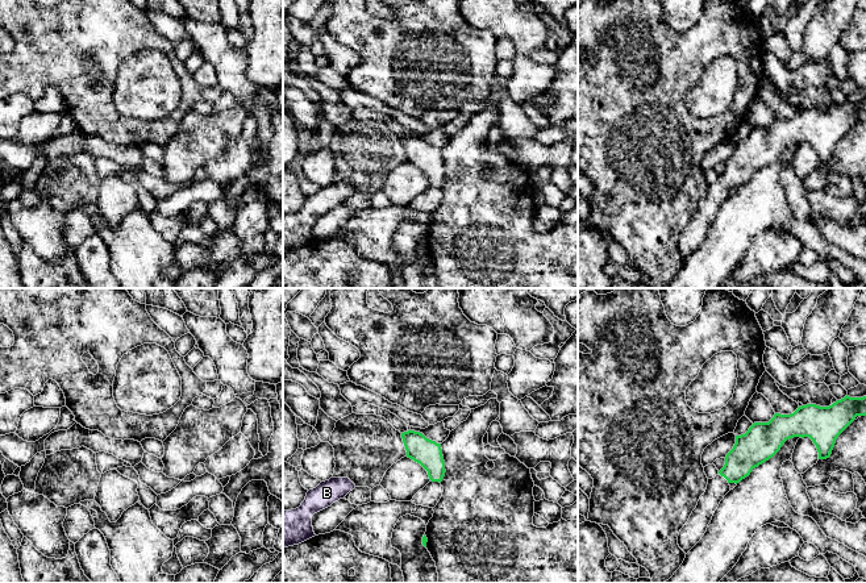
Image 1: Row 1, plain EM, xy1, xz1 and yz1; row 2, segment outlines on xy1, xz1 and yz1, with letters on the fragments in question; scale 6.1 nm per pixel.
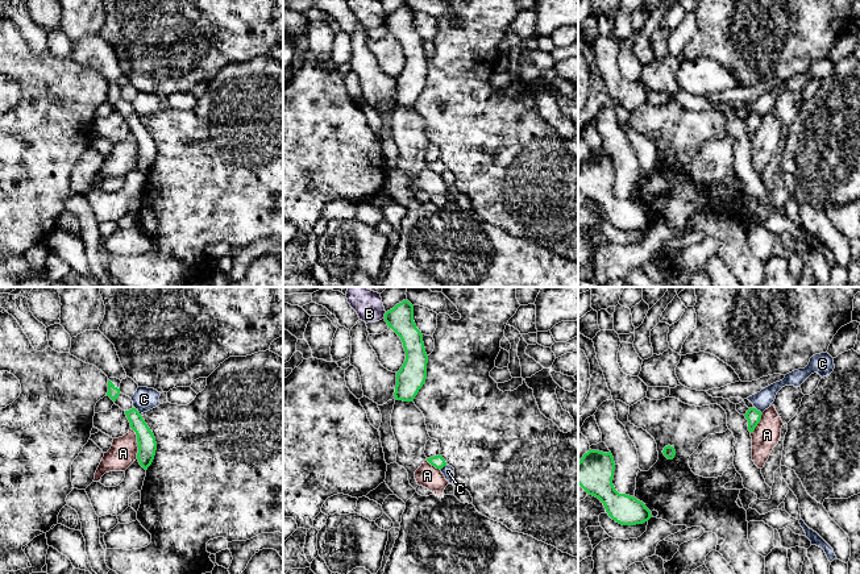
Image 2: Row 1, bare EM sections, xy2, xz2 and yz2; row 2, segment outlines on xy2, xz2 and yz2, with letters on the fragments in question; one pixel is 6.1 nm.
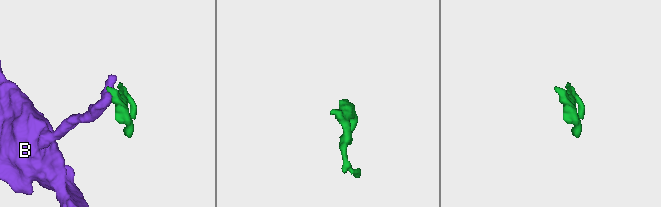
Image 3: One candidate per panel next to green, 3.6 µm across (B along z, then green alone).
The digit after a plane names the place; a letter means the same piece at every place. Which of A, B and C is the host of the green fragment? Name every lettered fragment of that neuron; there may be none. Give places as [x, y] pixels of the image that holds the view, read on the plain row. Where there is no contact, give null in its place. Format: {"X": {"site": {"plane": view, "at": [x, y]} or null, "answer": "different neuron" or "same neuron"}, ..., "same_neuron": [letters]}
{"A": {"site": {"plane": "xy2", "at": [137, 146]}, "answer": "different neuron"}, "B": {"site": {"plane": "xz2", "at": [385, 20]}, "answer": "different neuron"}, "C": {"site": {"plane": "xy2", "at": [137, 116]}, "answer": "different neuron"}, "same_neuron": []}

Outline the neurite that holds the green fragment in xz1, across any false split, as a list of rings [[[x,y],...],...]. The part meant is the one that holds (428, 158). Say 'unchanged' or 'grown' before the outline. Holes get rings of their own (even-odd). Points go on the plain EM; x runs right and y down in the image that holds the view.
unchanged | [[[415,136],[401,138],[401,143],[407,162],[420,168],[428,176],[432,187],[441,188],[446,178],[441,149]]]

